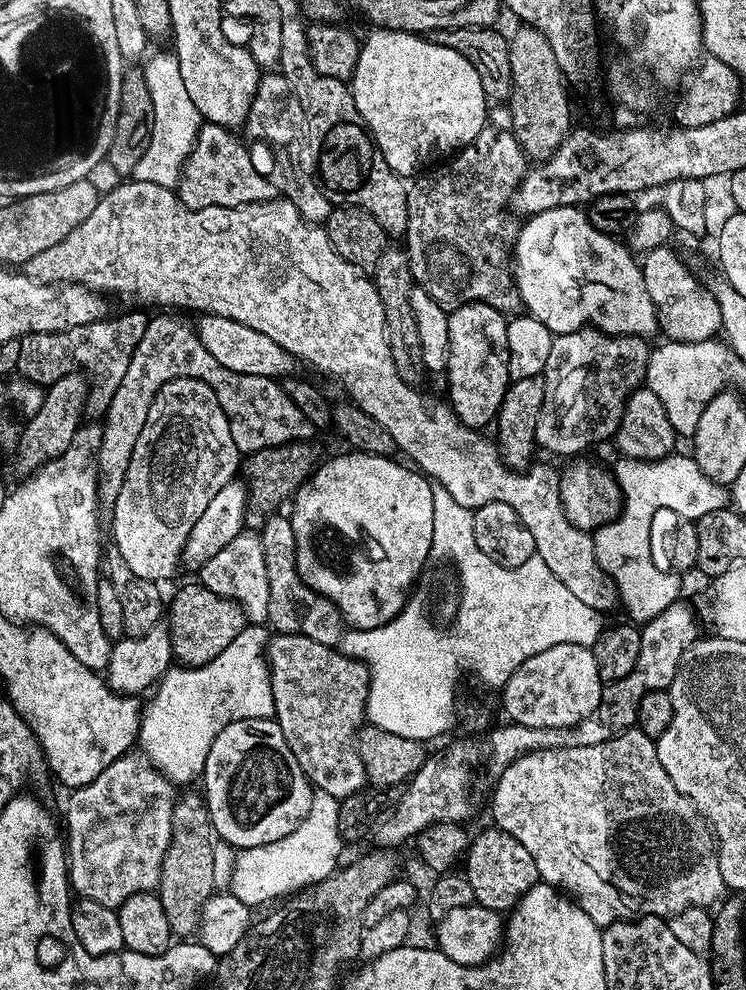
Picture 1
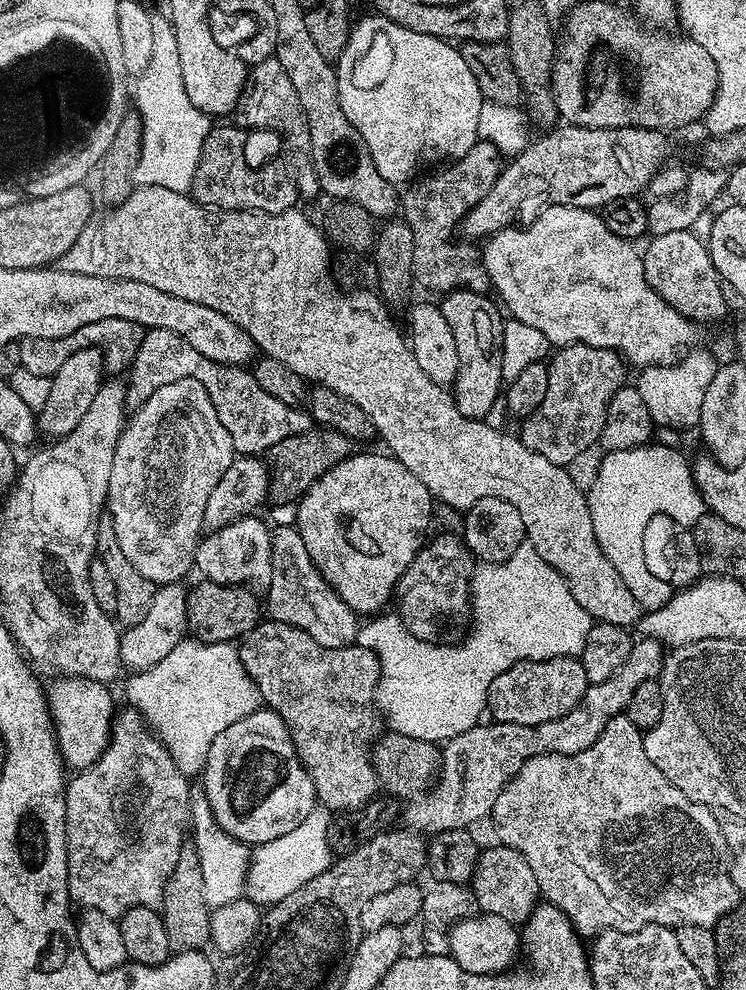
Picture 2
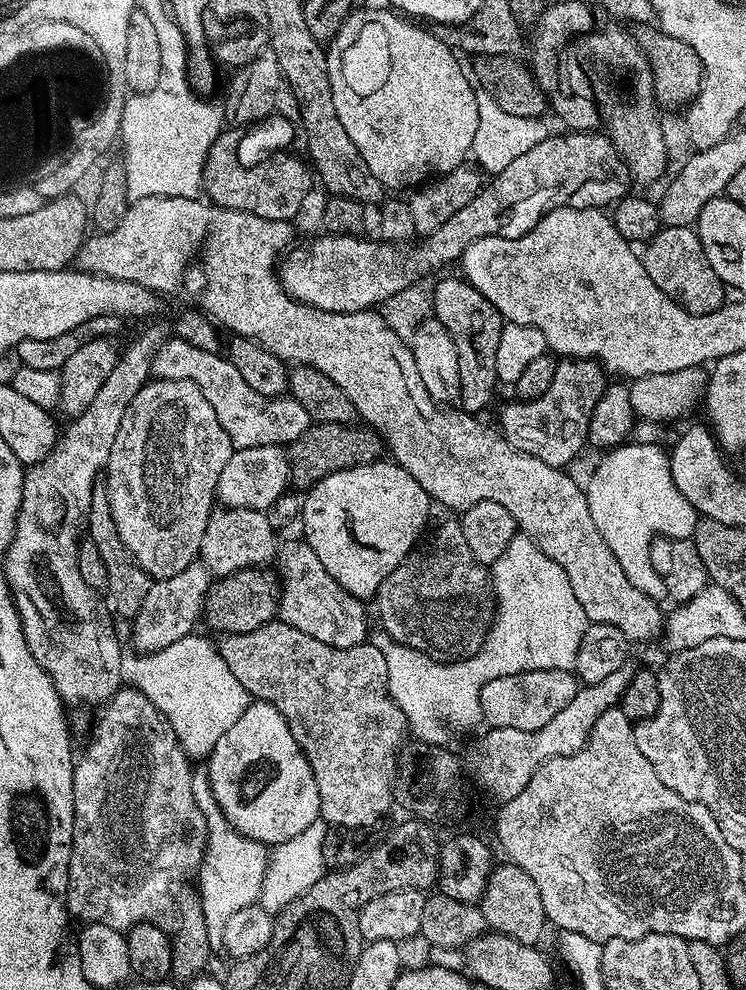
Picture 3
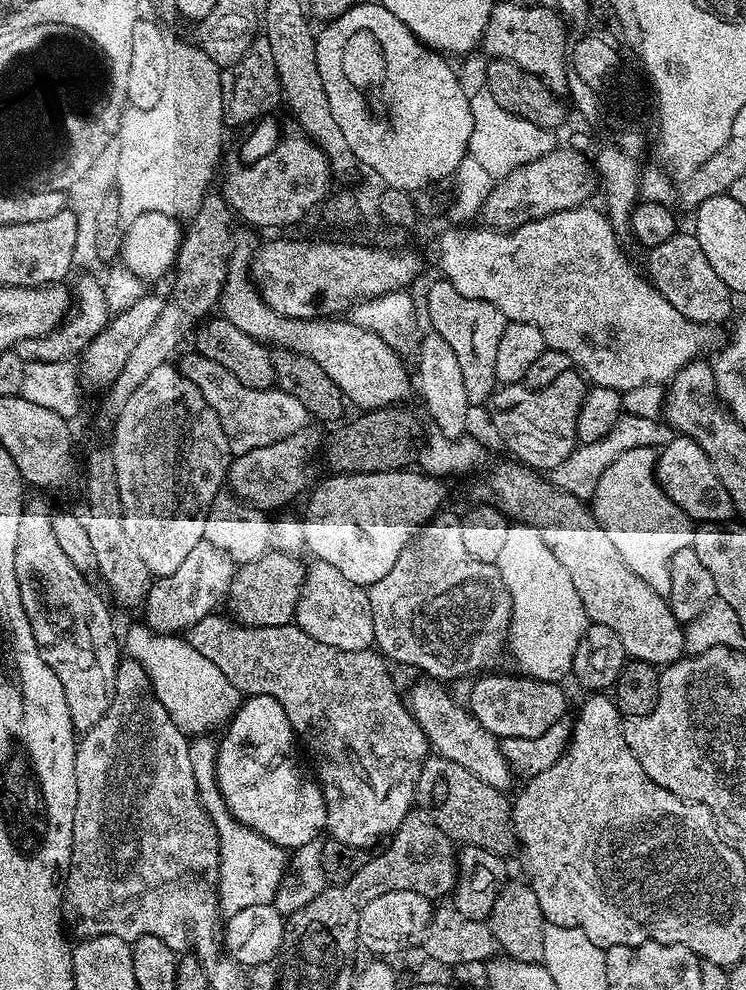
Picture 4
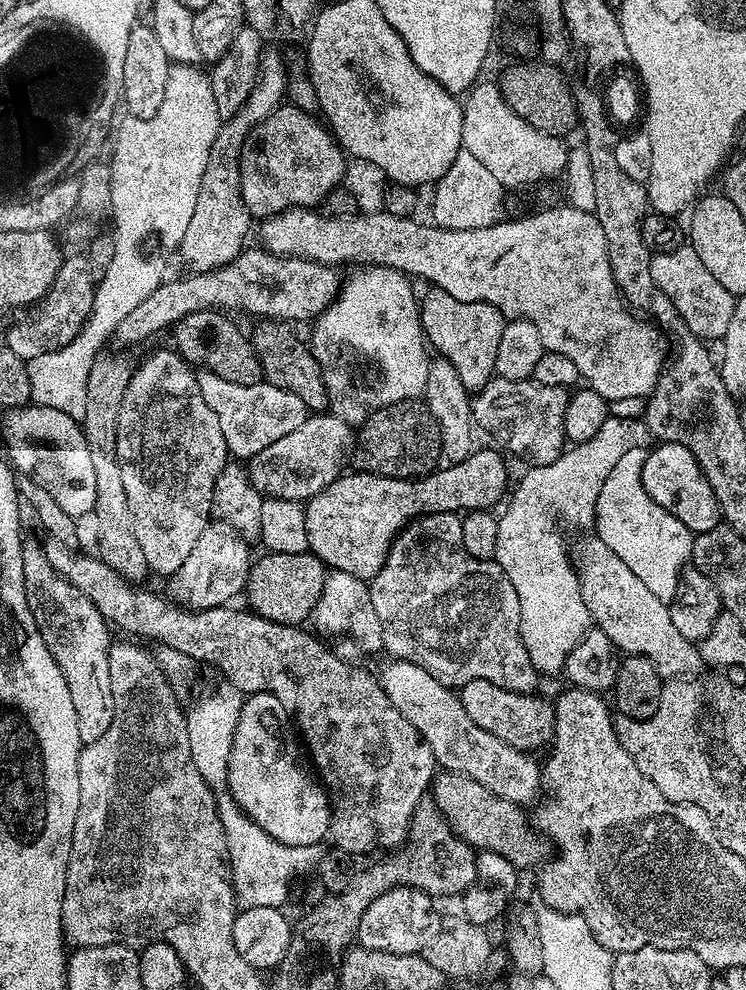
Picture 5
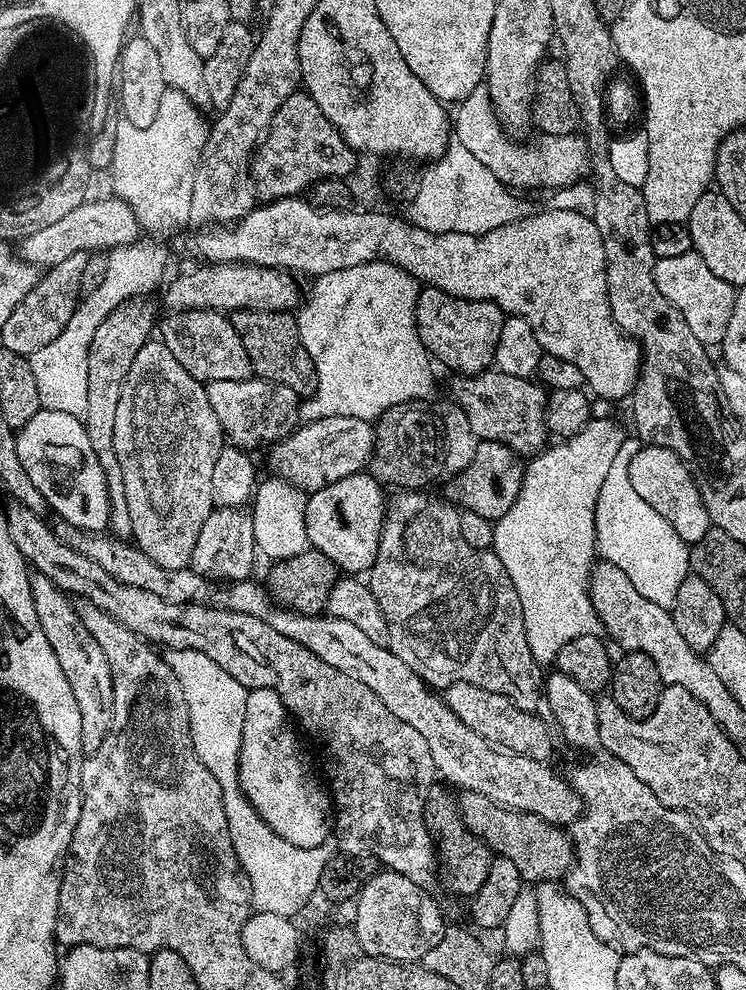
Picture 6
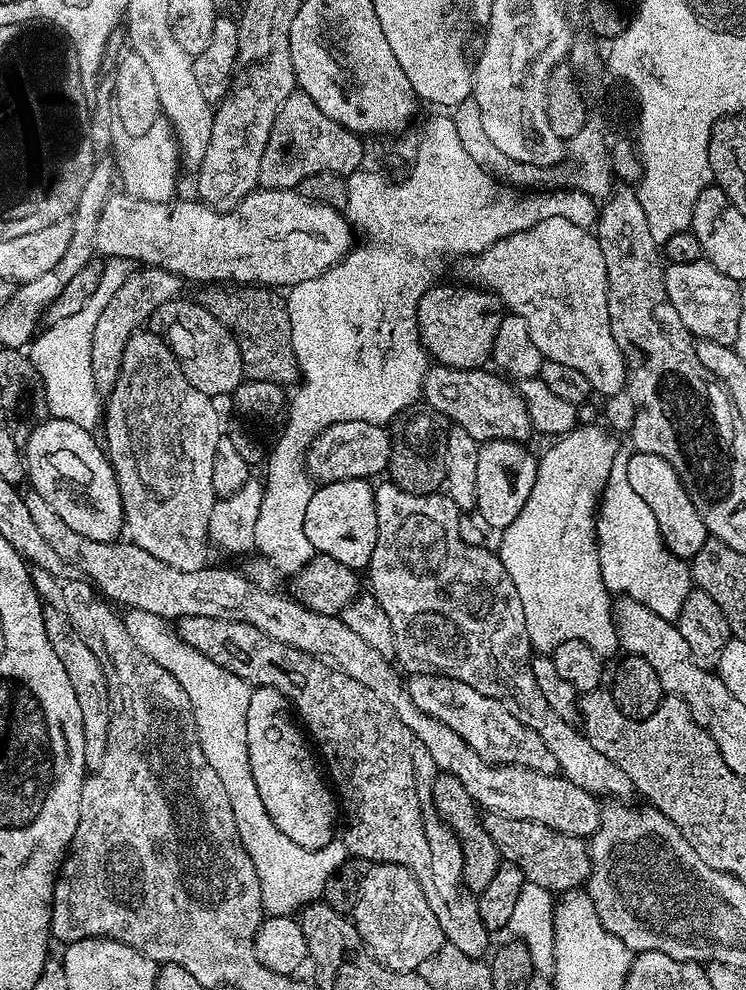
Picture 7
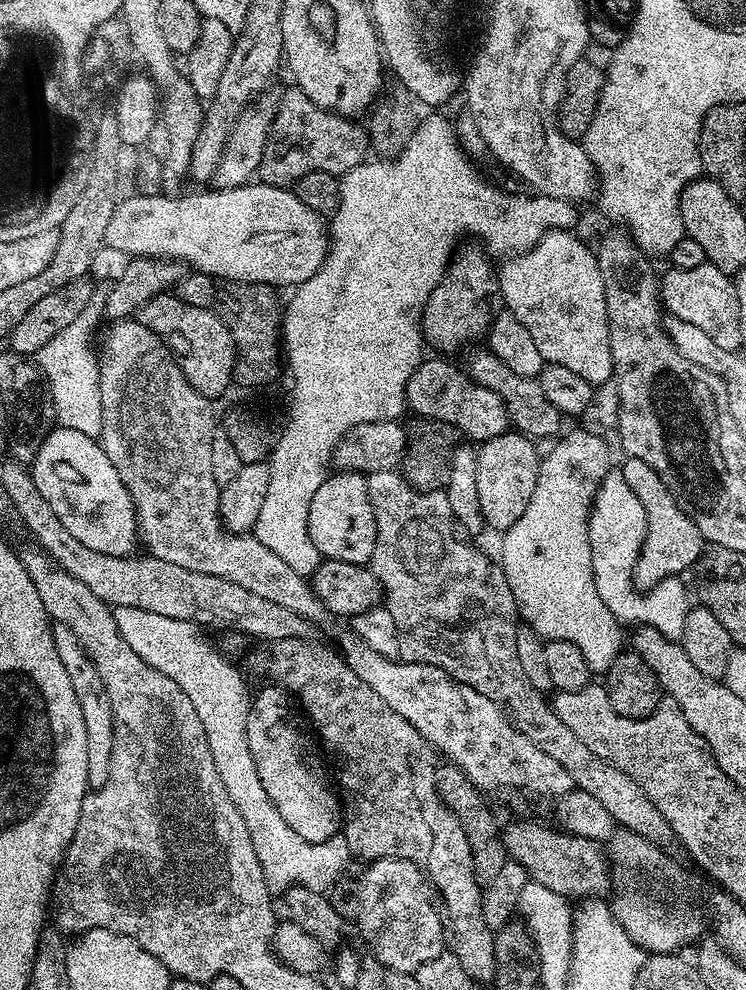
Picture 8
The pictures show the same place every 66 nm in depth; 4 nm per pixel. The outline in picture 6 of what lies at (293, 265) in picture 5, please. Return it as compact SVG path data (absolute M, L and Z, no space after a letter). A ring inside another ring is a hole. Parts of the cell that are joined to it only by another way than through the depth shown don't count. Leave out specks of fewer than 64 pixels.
M210 264L196 266L193 272L184 272L177 280L169 279L164 292L164 304L172 312L195 308L211 308L213 312L231 314L243 308L259 312L292 312L302 303L301 281L291 272L280 268L263 268L257 264Z

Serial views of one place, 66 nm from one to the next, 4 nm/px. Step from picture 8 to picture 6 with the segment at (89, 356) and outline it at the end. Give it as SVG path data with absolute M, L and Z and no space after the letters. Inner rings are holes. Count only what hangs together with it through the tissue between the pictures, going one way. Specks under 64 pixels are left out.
M137 242L113 248L108 252L106 279L102 281L102 286L97 286L77 303L70 322L66 324L66 330L62 330L62 334L58 334L58 338L54 338L50 346L42 346L42 350L34 350L34 354L28 357L30 370L34 370L34 378L38 385L41 408L62 410L62 414L74 414L81 418L86 416L89 405L87 359L90 342L93 341L98 326L101 326L102 322L123 303L147 297L156 287L159 289L165 279L164 263L167 260L168 256L160 244Z

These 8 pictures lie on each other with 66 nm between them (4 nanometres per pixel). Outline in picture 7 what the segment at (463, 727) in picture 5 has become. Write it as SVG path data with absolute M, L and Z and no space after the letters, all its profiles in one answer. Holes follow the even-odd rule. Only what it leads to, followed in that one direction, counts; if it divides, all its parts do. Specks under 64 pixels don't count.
M28 490L23 493L23 498L26 510L30 510L30 518L34 518L42 538L46 538L65 564L75 571L77 568L80 571L77 573L87 577L100 595L109 601L124 604L125 609L149 611L169 622L180 620L183 616L201 616L258 626L262 634L286 646L294 646L294 650L316 656L354 678L354 682L362 682L362 686L374 690L374 694L385 700L392 712L398 714L398 718L402 718L414 734L418 734L422 746L430 750L430 758L434 758L437 769L454 774L454 778L470 790L481 809L498 816L538 822L562 834L581 838L591 838L599 830L602 804L591 792L582 790L582 786L574 786L574 782L567 780L563 774L539 772L517 764L489 764L457 732L450 730L450 726L418 710L408 693L405 677L399 676L401 673L397 665L389 657L378 654L378 650L374 650L374 646L370 646L361 636L354 634L354 630L350 630L350 626L346 626L339 616L318 614L293 600L291 595L284 593L283 596L280 590L264 588L255 579L247 580L232 568L205 566L202 570L174 570L174 566L166 566L166 562L154 558L154 554L146 554L146 550L137 544L120 544L116 540L94 542L78 534L78 530L66 526L42 494Z

